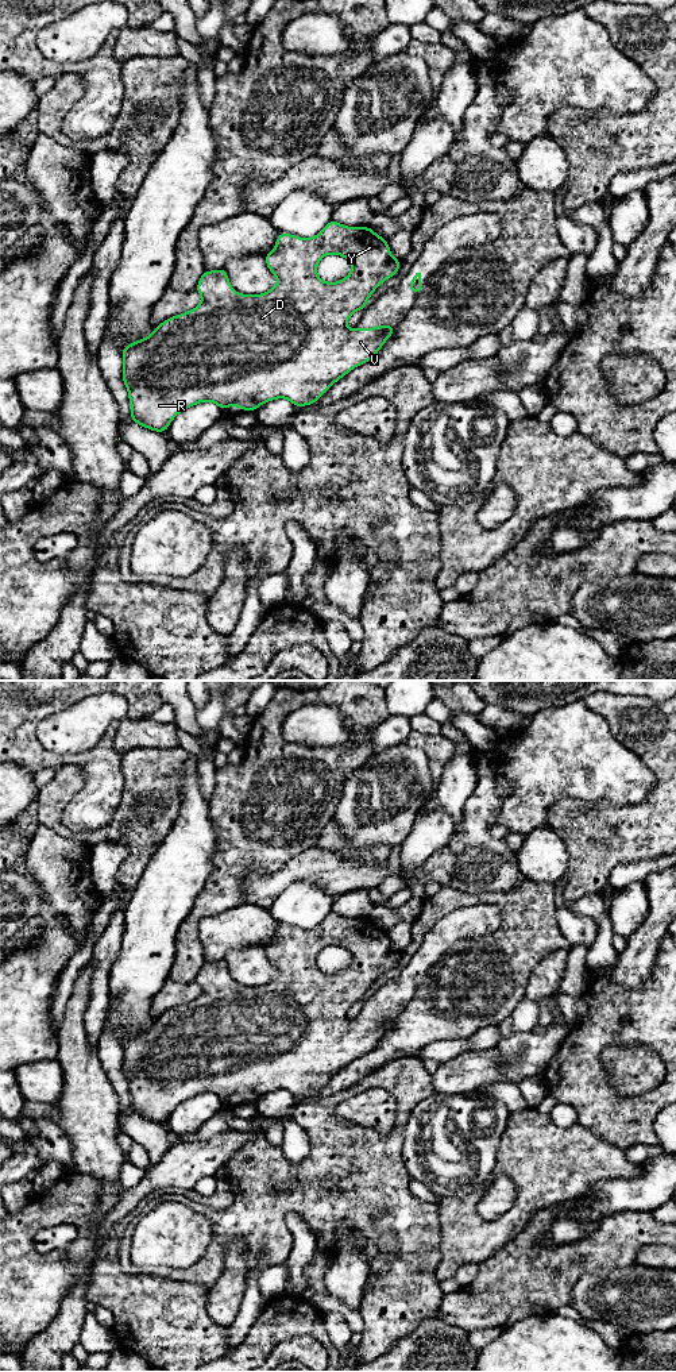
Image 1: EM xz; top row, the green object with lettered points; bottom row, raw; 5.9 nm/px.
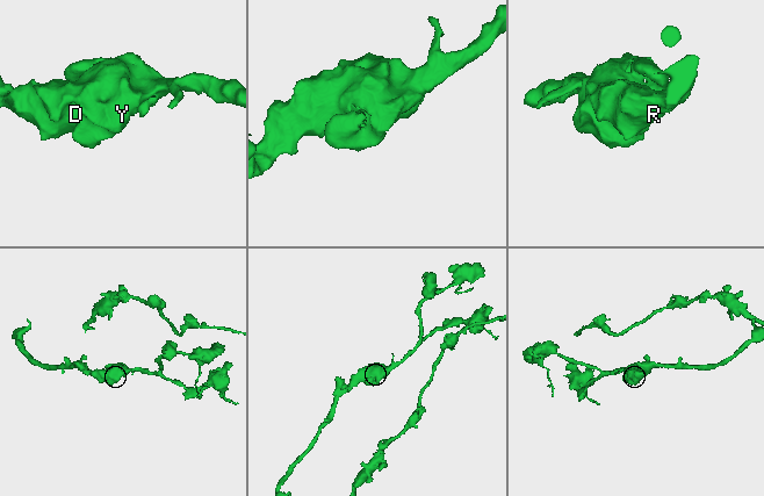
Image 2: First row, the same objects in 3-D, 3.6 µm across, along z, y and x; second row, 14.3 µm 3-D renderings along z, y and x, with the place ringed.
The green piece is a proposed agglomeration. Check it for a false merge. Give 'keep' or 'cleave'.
keep

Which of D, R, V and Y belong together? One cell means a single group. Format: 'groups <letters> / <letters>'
groups D R V Y

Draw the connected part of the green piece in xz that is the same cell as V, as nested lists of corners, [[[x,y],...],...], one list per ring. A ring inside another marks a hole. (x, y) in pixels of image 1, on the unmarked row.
[[[331,912],[320,925],[308,930],[279,924],[274,941],[264,952],[278,970],[271,982],[246,987],[233,982],[224,959],[204,963],[196,979],[202,993],[194,1001],[165,1011],[150,1028],[123,1040],[123,1074],[128,1080],[132,1113],[166,1124],[179,1103],[202,1092],[212,1092],[221,1101],[236,1097],[242,1102],[255,1102],[275,1090],[287,1090],[294,1098],[312,1097],[354,1059],[372,1051],[393,1026],[395,1017],[370,1021],[345,1017],[352,1005],[366,1001],[376,978],[397,966],[401,957],[401,952],[391,947],[387,932],[370,918],[345,918]],[[329,945],[345,948],[352,956],[351,964],[340,974],[324,974],[316,964],[321,949]]]

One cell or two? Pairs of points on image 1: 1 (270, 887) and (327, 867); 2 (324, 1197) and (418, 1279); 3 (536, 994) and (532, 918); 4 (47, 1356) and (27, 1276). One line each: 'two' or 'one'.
1: one
2: one
3: two
4: two

